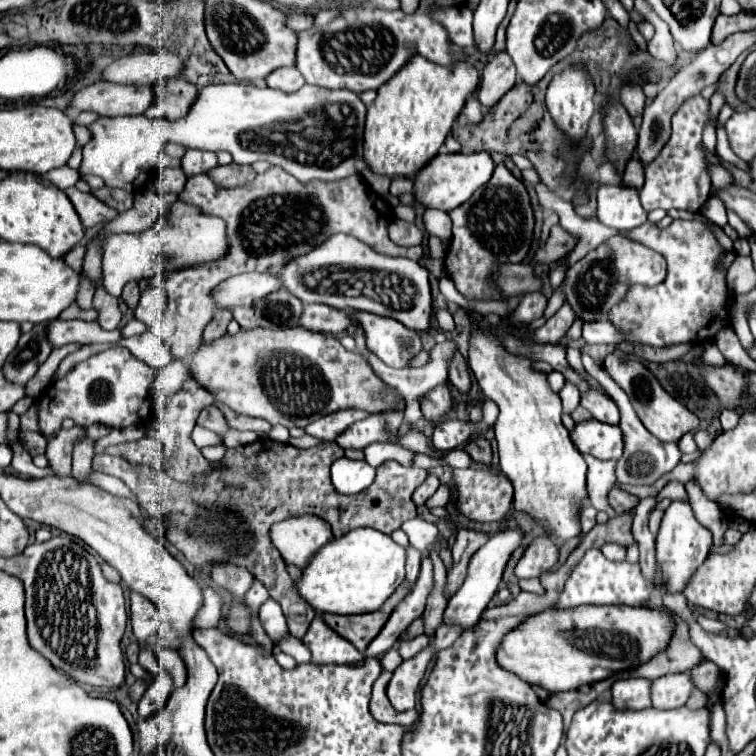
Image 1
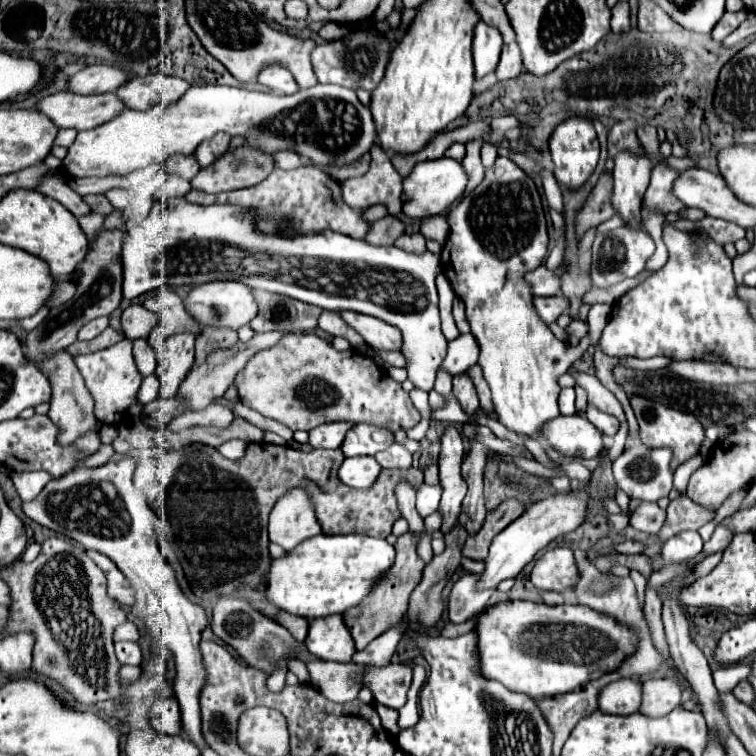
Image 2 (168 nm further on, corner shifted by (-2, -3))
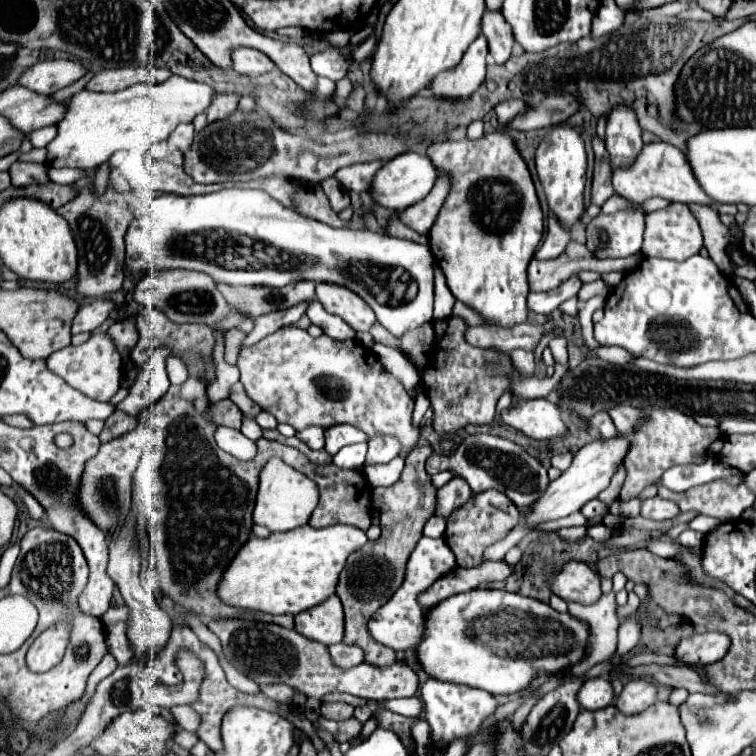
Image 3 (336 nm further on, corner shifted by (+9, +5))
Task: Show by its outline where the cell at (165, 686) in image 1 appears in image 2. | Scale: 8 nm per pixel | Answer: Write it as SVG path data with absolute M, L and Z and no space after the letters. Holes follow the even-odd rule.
M157 699L151 709L151 725L161 733L185 735L185 731L181 727L177 699Z

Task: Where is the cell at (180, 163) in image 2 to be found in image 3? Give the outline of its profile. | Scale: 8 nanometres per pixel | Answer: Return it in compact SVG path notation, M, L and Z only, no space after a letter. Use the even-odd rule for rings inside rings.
M180 125L176 127L176 131L172 131L172 135L168 137L168 145L172 149L180 149L182 153L192 145L192 139L194 139L194 131L192 131L192 125Z

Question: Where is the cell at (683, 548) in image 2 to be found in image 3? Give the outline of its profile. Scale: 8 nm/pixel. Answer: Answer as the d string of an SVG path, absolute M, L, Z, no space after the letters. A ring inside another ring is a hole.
M699 515L689 524L689 527L695 531L699 531L704 535L717 527L721 522L713 517Z

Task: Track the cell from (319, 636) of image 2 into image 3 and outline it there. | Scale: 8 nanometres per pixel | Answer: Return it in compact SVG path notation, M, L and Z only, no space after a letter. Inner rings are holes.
M332 595L332 599L326 599L320 607L298 613L296 631L326 647L340 643L344 635L344 613L340 599Z

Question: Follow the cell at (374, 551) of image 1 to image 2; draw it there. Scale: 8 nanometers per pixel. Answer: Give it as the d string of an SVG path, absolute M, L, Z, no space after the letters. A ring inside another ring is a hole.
M317 535L311 537L303 543L299 543L299 547L295 547L295 551L287 551L283 557L279 559L271 559L271 567L267 567L267 575L265 579L265 591L267 591L267 599L281 611L287 611L291 615L299 615L299 617L307 617L311 619L319 619L319 617L327 617L333 613L343 613L349 607L357 605L373 587L373 581L387 571L393 565L395 559L395 549L393 545L389 545L385 539L375 539L375 537L367 537L367 535Z

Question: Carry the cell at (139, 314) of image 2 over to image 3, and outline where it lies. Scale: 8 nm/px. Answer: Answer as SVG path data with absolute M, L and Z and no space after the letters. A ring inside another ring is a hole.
M134 315L128 317L128 319L124 319L124 321L116 321L114 325L110 325L108 333L114 339L120 355L128 357L130 351L132 351L132 347L136 345L136 339L138 339L138 329L136 329Z

